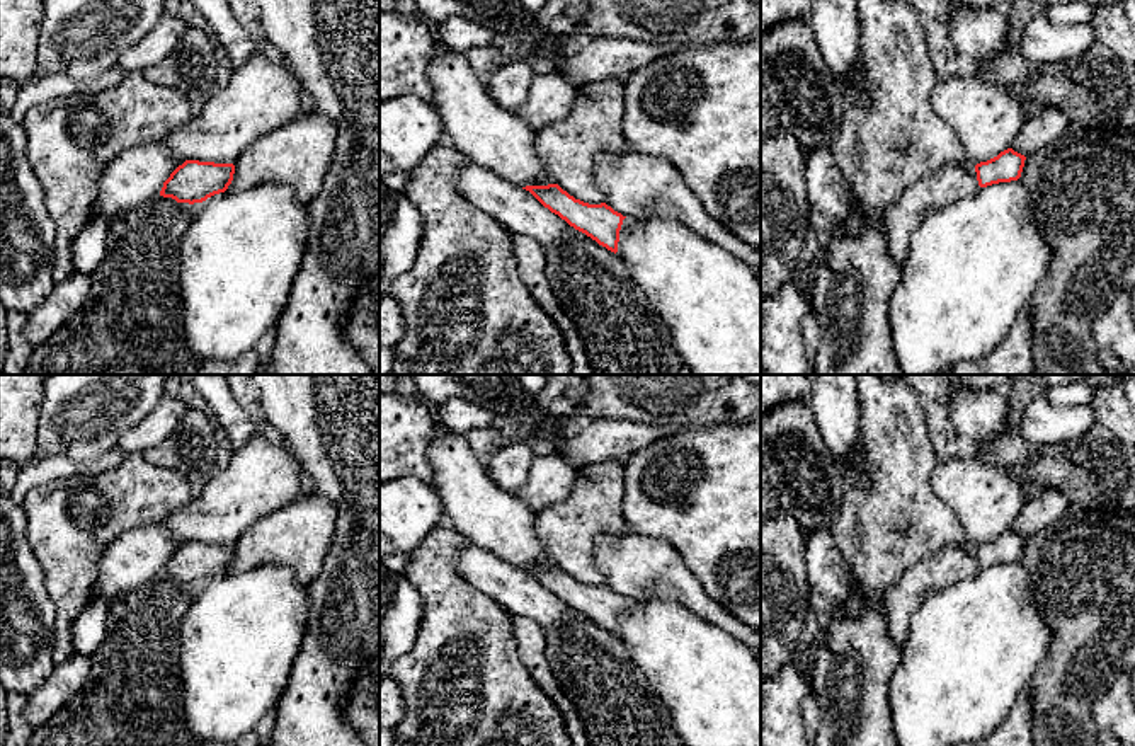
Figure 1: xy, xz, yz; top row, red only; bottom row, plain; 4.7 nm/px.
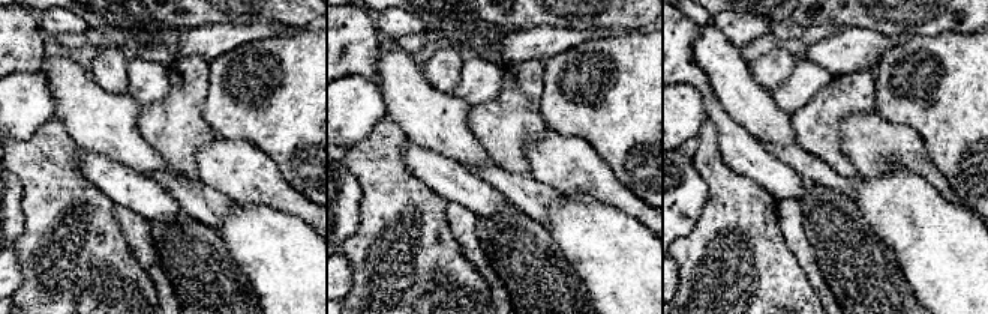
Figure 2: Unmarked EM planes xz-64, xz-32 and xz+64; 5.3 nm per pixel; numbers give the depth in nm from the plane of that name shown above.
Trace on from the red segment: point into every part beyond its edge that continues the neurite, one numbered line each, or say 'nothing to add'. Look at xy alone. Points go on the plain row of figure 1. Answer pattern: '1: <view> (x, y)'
nothing to add

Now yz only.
nothing to add

